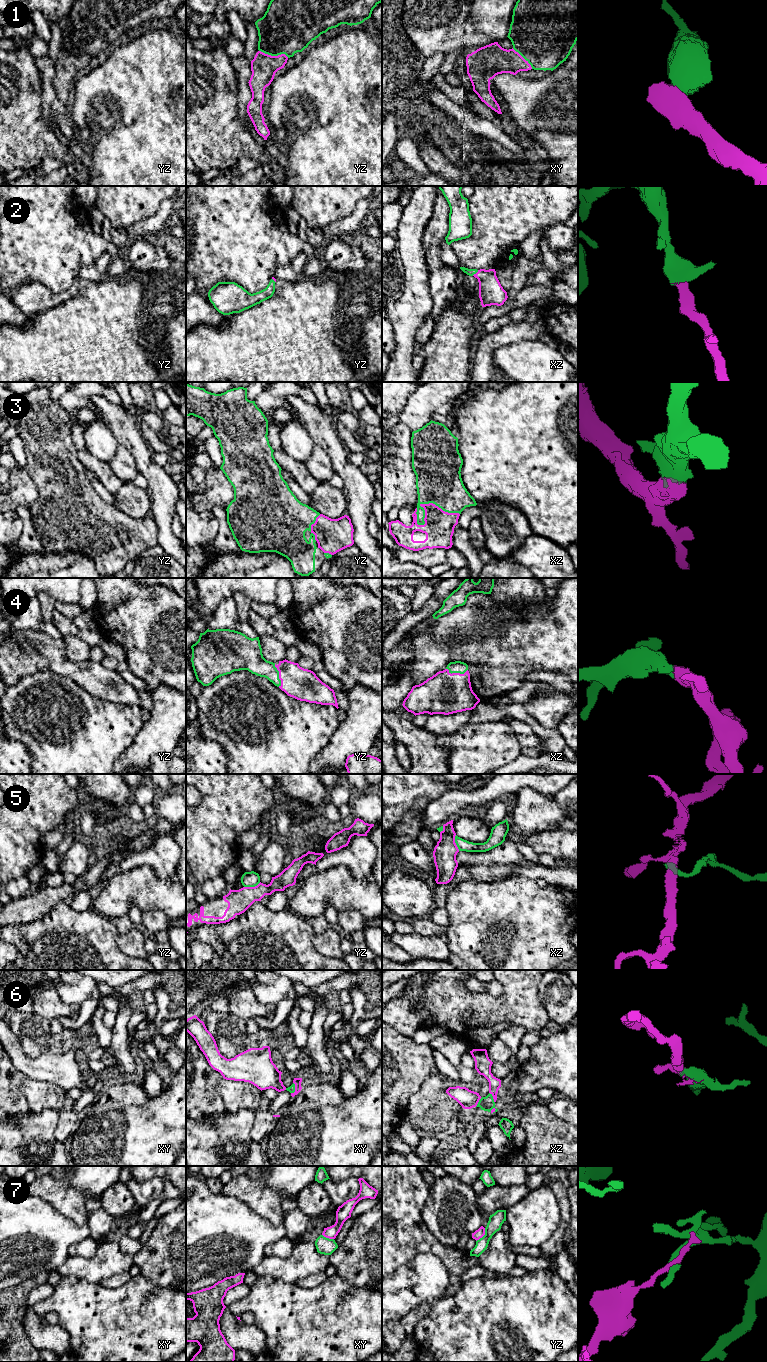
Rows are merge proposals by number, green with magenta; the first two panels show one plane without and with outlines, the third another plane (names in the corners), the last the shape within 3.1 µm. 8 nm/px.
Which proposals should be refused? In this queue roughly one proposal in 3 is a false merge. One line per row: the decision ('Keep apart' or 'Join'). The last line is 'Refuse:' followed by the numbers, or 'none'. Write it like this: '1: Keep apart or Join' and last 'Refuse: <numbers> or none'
1: Keep apart
2: Join
3: Join
4: Join
5: Keep apart
6: Join
7: Keep apart
Refuse: 1, 5, 7

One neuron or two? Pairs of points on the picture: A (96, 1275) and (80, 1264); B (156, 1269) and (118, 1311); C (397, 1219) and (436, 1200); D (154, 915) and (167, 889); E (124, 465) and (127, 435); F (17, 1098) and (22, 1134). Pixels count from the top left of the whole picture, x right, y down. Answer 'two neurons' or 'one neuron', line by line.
A: one neuron
B: two neurons
C: two neurons
D: two neurons
E: two neurons
F: two neurons

